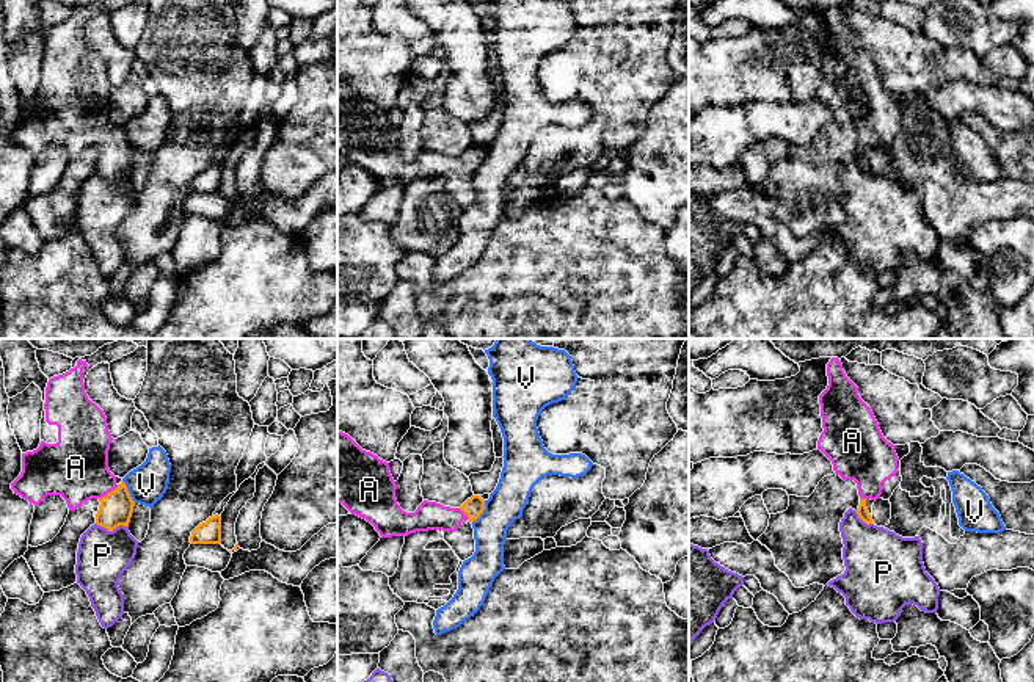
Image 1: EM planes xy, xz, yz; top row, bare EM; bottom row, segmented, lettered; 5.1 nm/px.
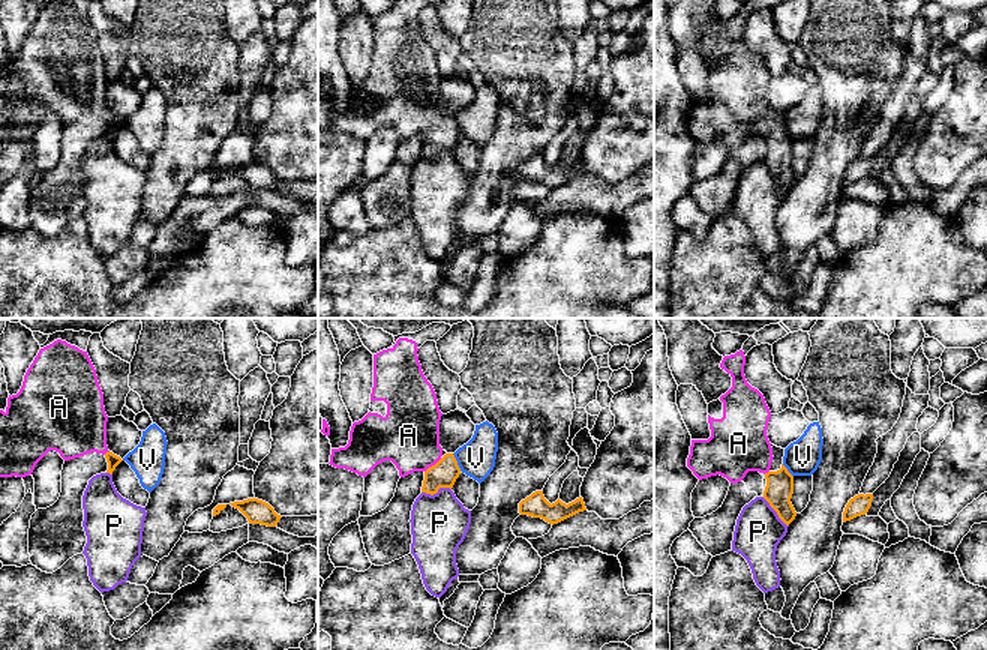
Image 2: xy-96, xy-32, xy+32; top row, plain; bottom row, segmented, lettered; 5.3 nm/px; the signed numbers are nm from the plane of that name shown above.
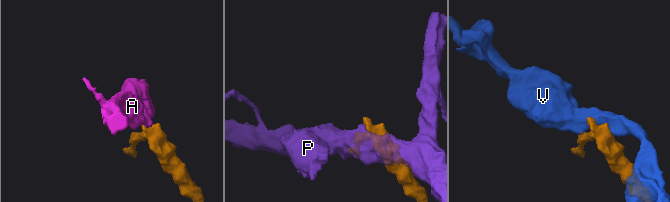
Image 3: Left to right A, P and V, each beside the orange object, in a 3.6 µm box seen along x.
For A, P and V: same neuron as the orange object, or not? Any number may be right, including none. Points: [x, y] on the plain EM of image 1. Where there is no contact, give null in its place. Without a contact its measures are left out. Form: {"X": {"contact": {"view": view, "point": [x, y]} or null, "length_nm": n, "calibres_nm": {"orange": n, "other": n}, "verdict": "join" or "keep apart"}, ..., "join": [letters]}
{"A": {"contact": {"view": "xy", "point": [109, 141]}, "length_nm": 130, "calibres_nm": {"orange": 170, "other": 320}, "verdict": "join"}, "P": {"contact": {"view": "xy", "point": [112, 179]}, "length_nm": 170, "calibres_nm": {"orange": 170, "other": 260}, "verdict": "keep apart"}, "V": {"contact": {"view": "xz", "point": [482, 160]}, "length_nm": 140, "calibres_nm": {"orange": 100, "other": 190}, "verdict": "keep apart"}, "join": ["A"]}

